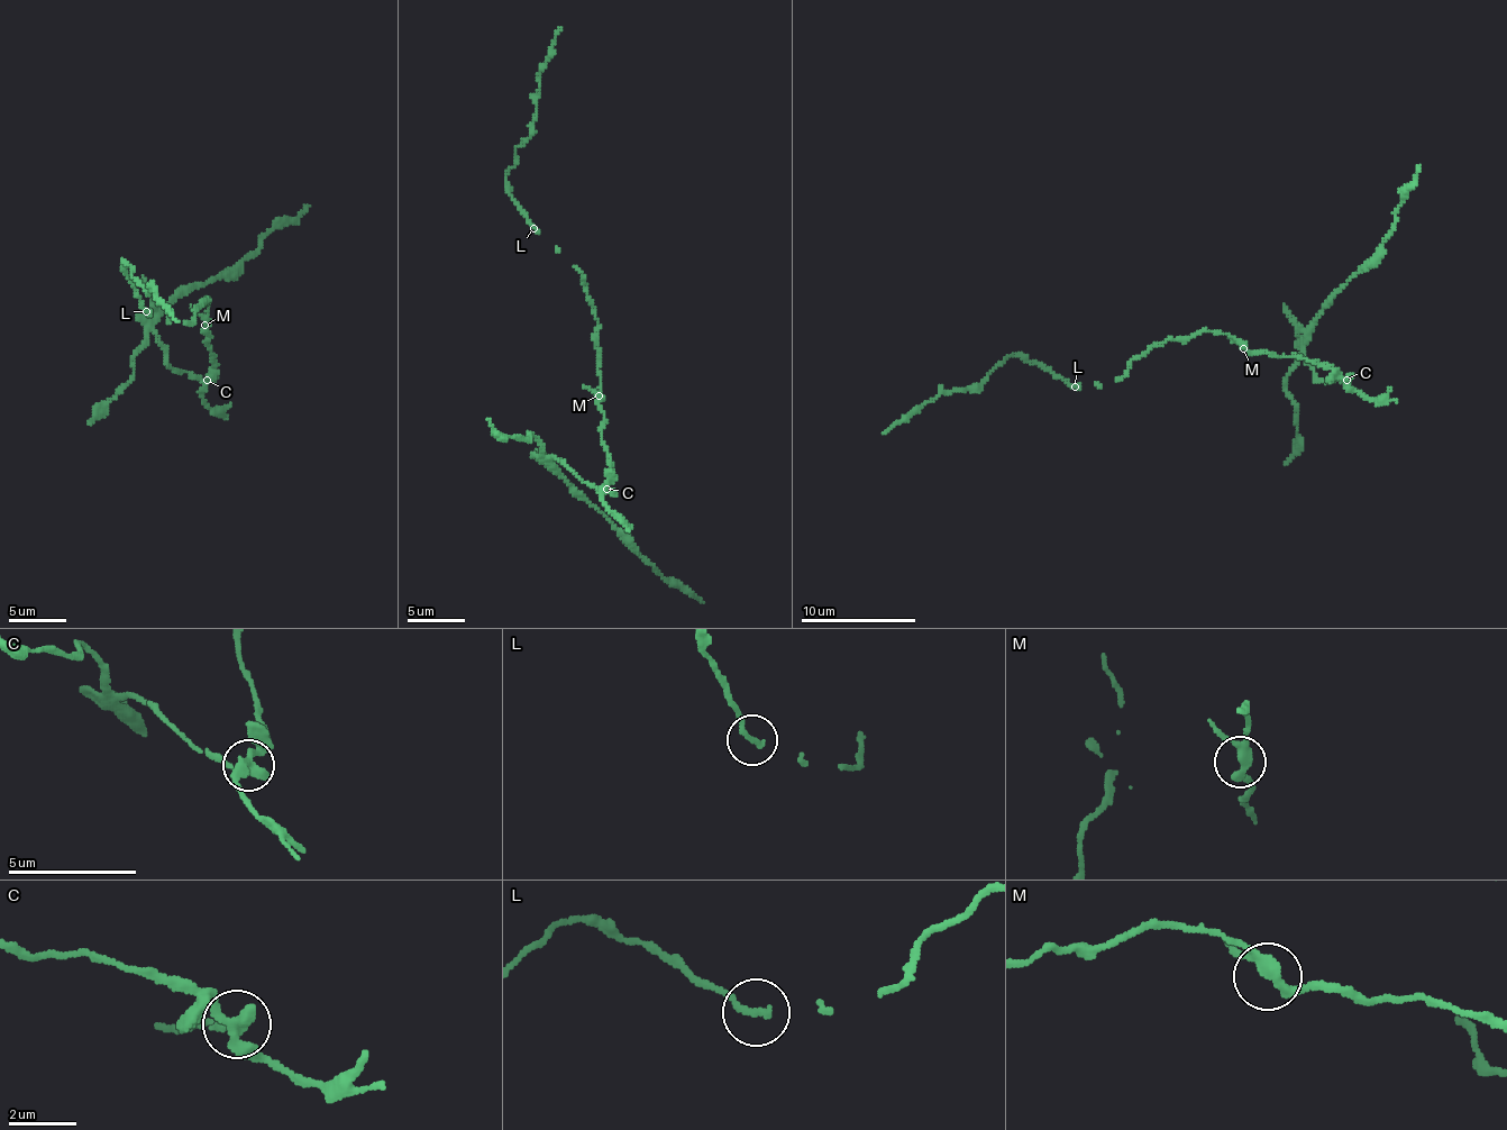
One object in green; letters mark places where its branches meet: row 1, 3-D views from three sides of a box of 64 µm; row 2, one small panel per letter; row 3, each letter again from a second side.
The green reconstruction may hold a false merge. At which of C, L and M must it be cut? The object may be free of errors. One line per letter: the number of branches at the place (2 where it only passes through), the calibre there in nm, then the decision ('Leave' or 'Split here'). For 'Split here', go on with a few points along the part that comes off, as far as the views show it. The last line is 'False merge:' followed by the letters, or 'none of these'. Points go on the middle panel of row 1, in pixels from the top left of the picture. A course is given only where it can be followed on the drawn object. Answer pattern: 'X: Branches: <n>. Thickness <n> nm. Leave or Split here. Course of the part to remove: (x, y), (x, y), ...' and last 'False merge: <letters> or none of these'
C: Branches: 3. Thickness 300 nm. Split here. Course of the part to remove: (605, 490), (591, 486), (553, 457), (548, 462), (604, 512), (646, 561), (703, 602)
L: Branches: 1. Thickness 220 nm. Leave
M: Branches: 3. Thickness 280 nm. Leave
False merge: C

